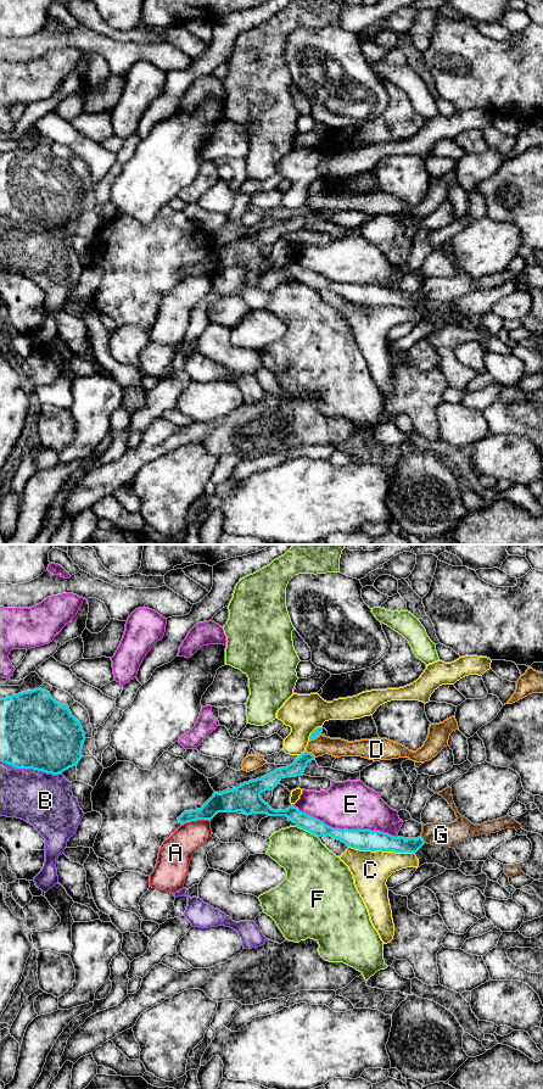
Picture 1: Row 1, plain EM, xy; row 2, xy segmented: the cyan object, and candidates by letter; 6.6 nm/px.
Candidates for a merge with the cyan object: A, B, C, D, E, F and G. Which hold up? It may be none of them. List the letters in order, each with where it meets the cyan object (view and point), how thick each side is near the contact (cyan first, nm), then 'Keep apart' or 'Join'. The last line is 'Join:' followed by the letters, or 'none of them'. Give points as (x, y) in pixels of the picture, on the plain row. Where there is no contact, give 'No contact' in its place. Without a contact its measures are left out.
A: Touches cyan at xy (195, 274). Thickness 140 nm (cyan) against 200 nm. Keep apart
B: Touches cyan at xy (31, 222). Thickness 480 nm (cyan) against 360 nm. Keep apart
C: Touches cyan at xy (381, 305). Thickness 140 nm (cyan) against 240 nm. Keep apart
D: Touches cyan at xy (314, 191). Thickness 60 nm (cyan) against 130 nm. Keep apart
E: Touches cyan at xy (345, 283). Thickness 140 nm (cyan) against 320 nm. Keep apart
F: Touches cyan at xy (308, 285). Thickness 110 nm (cyan) against 340 nm. Keep apart
G: Touches cyan at xy (423, 294). Thickness 120 nm (cyan) against 160 nm. Keep apart
Join: none of them

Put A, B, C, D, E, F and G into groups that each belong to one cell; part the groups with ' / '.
A / B / C / D / E / F / G

